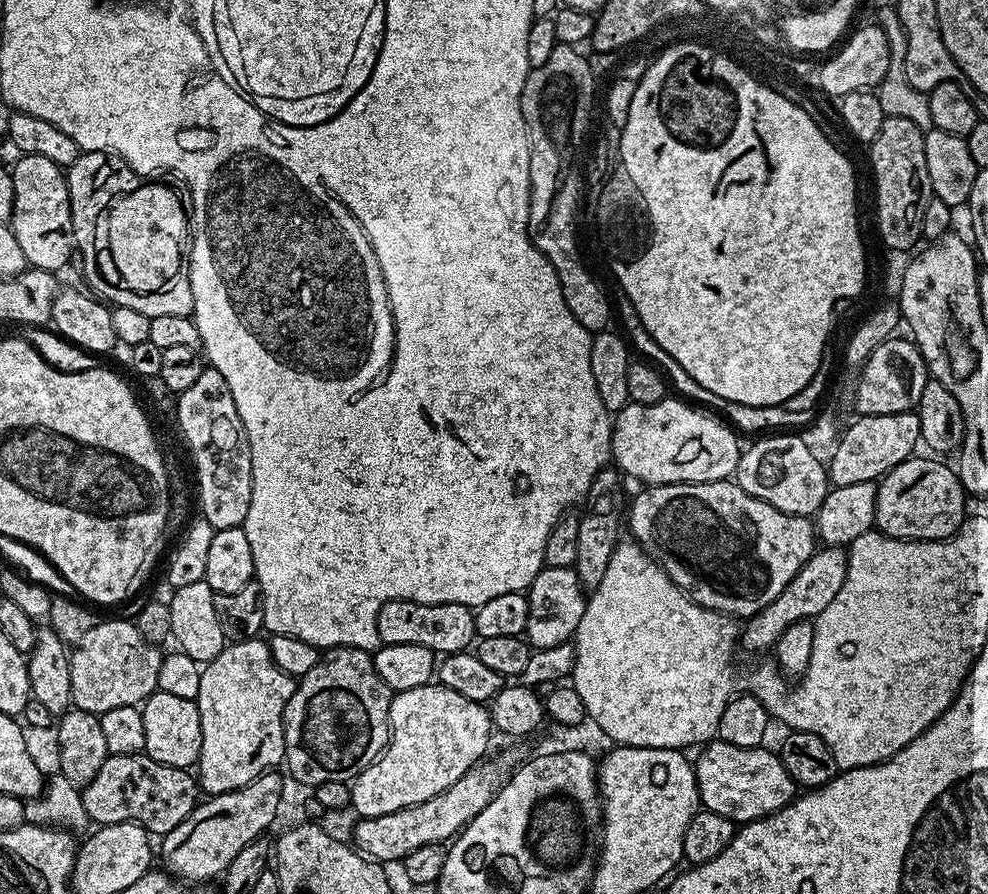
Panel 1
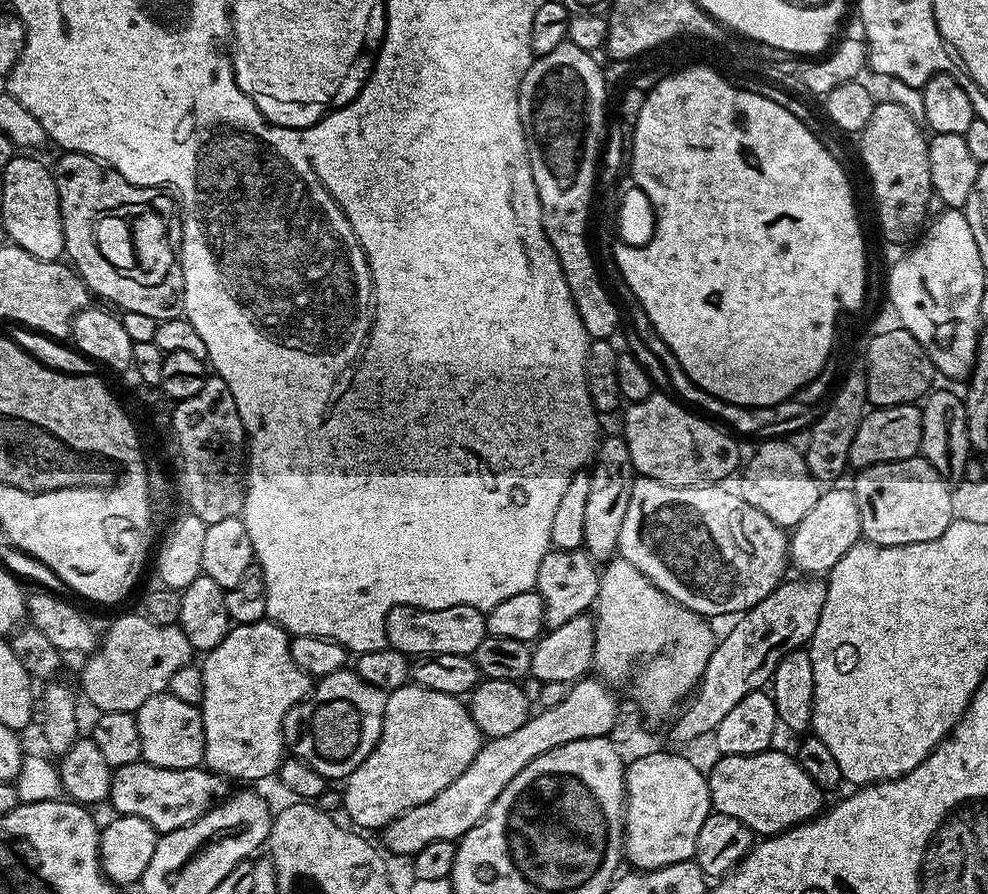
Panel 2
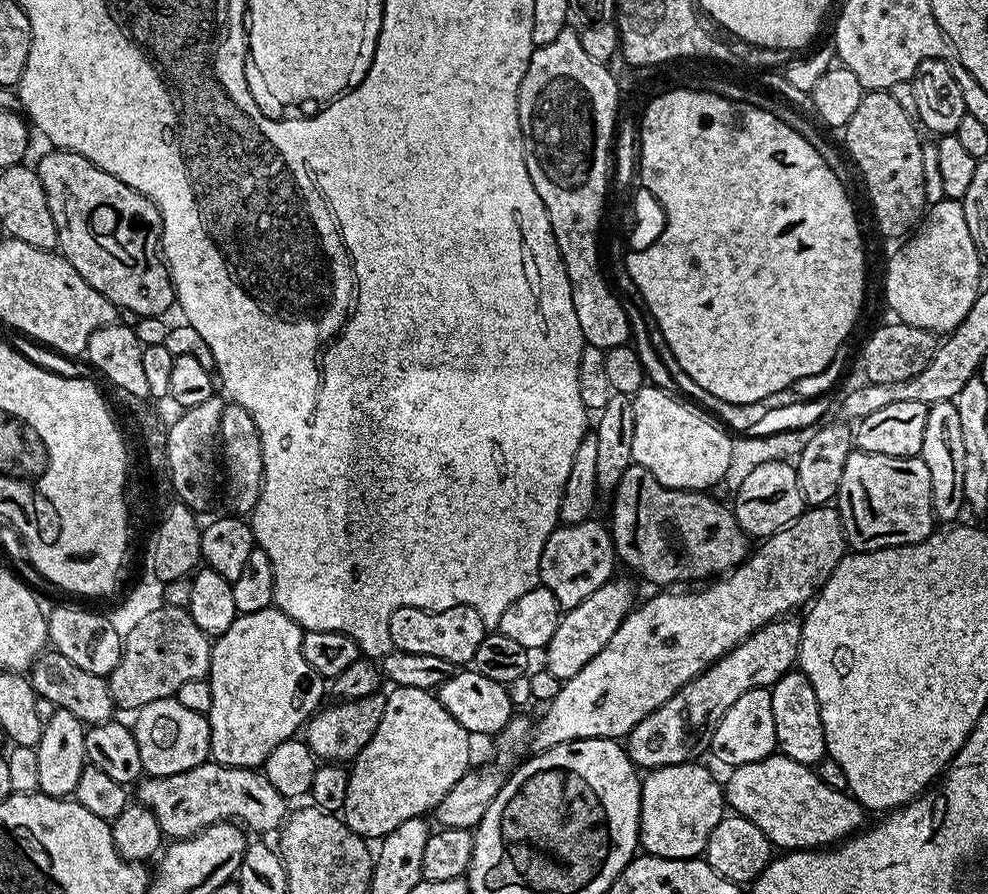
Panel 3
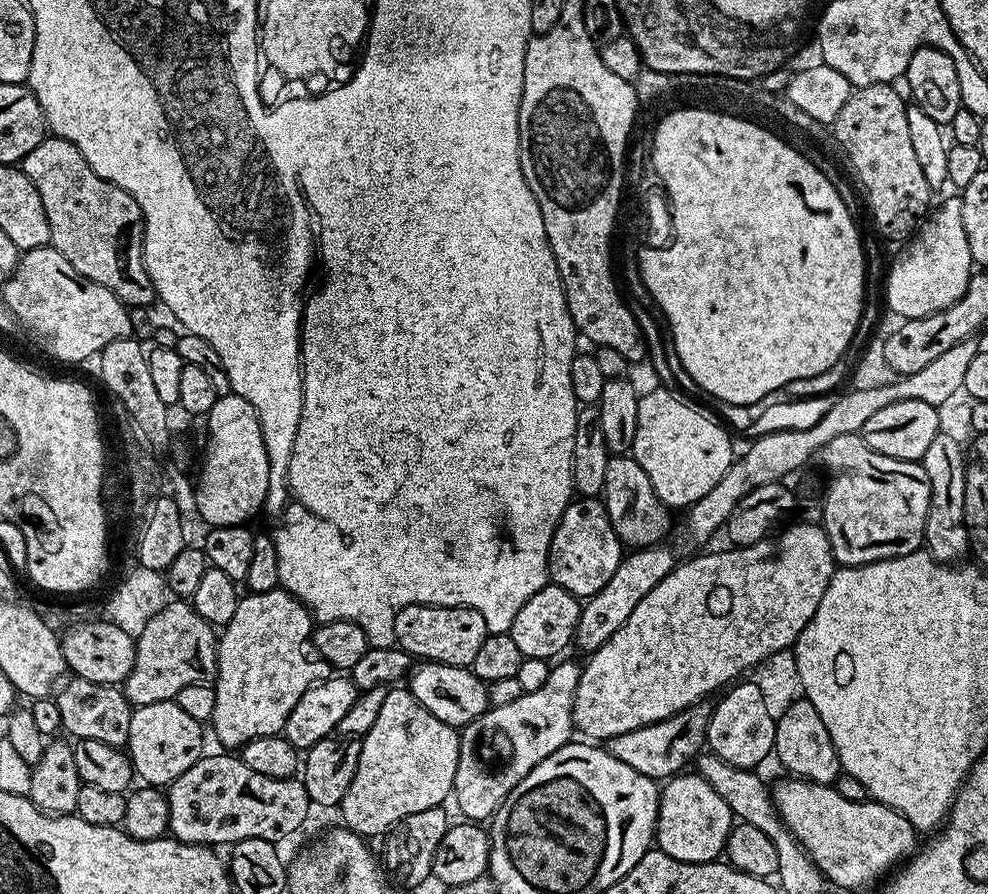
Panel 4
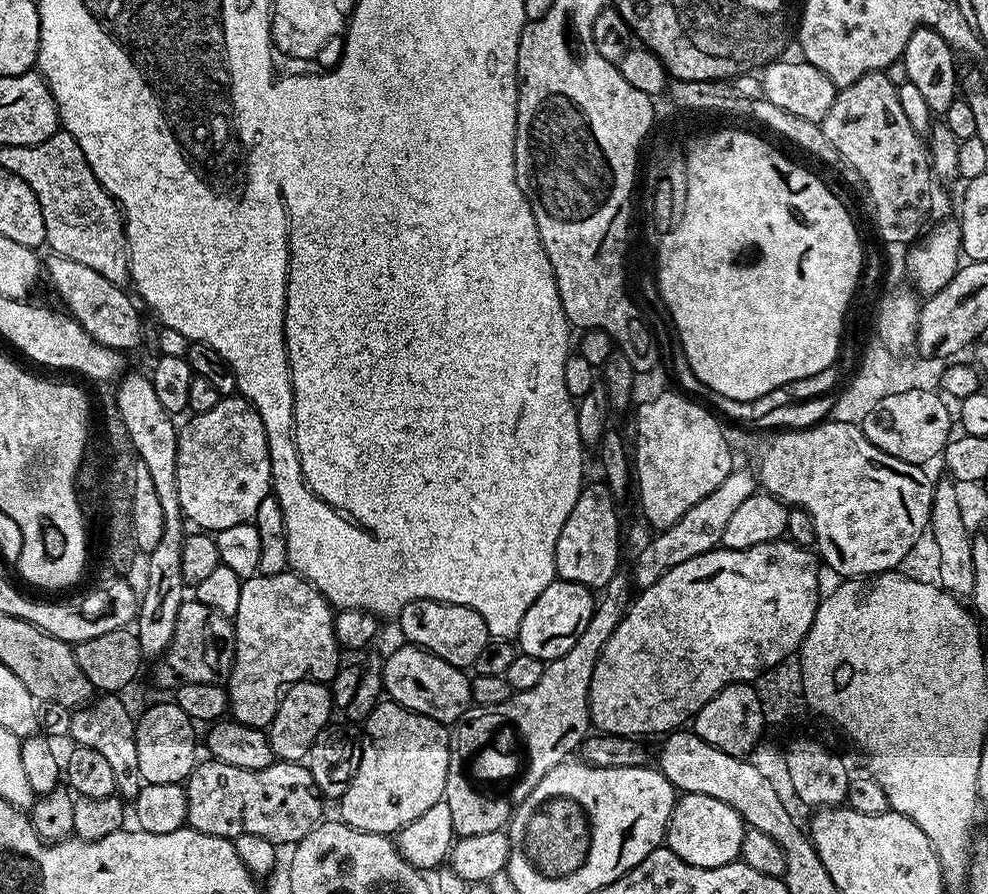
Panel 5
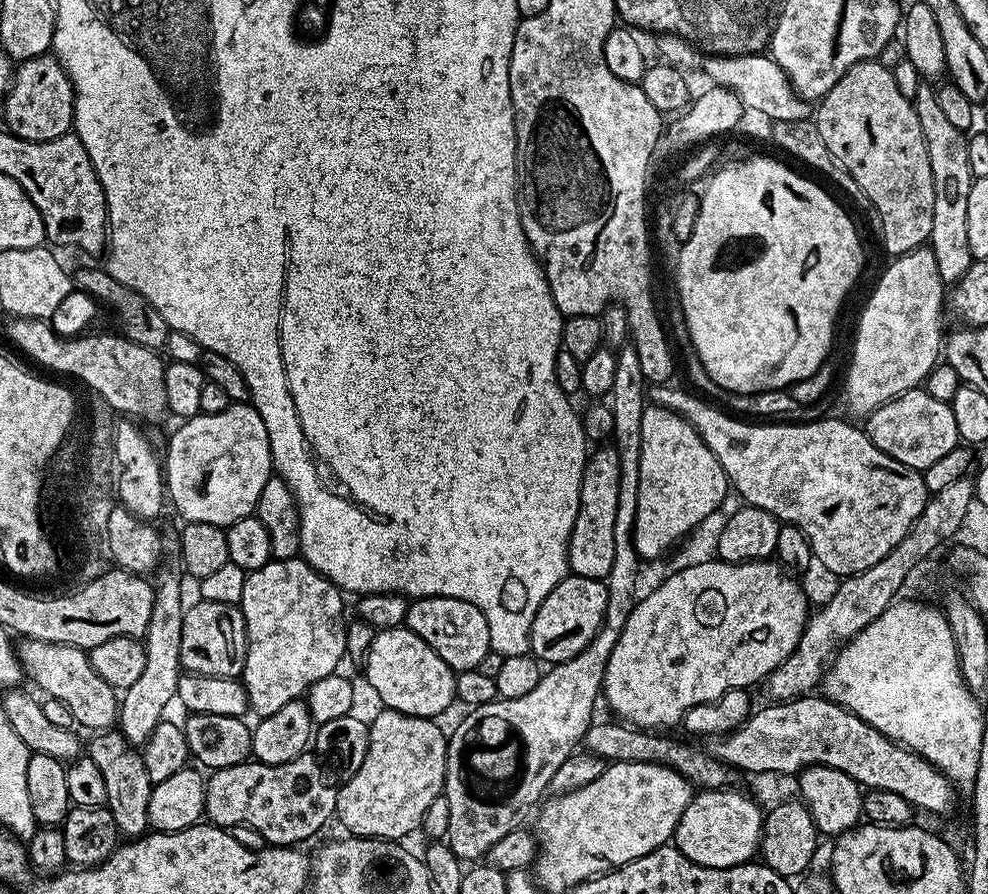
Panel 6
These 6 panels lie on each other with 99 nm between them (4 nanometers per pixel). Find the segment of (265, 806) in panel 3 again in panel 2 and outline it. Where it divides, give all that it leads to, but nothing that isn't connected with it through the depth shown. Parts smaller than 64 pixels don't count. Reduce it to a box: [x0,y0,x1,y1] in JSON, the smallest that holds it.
[108,758,229,834]

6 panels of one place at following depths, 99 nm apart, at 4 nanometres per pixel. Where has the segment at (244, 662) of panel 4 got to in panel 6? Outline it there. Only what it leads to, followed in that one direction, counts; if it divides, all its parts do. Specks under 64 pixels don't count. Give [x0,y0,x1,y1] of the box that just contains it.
[239,558,346,718]

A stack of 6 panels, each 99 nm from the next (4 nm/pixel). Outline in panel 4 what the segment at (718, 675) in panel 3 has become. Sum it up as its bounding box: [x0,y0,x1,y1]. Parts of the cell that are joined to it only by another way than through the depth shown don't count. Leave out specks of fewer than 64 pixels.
[606,702,713,778]

